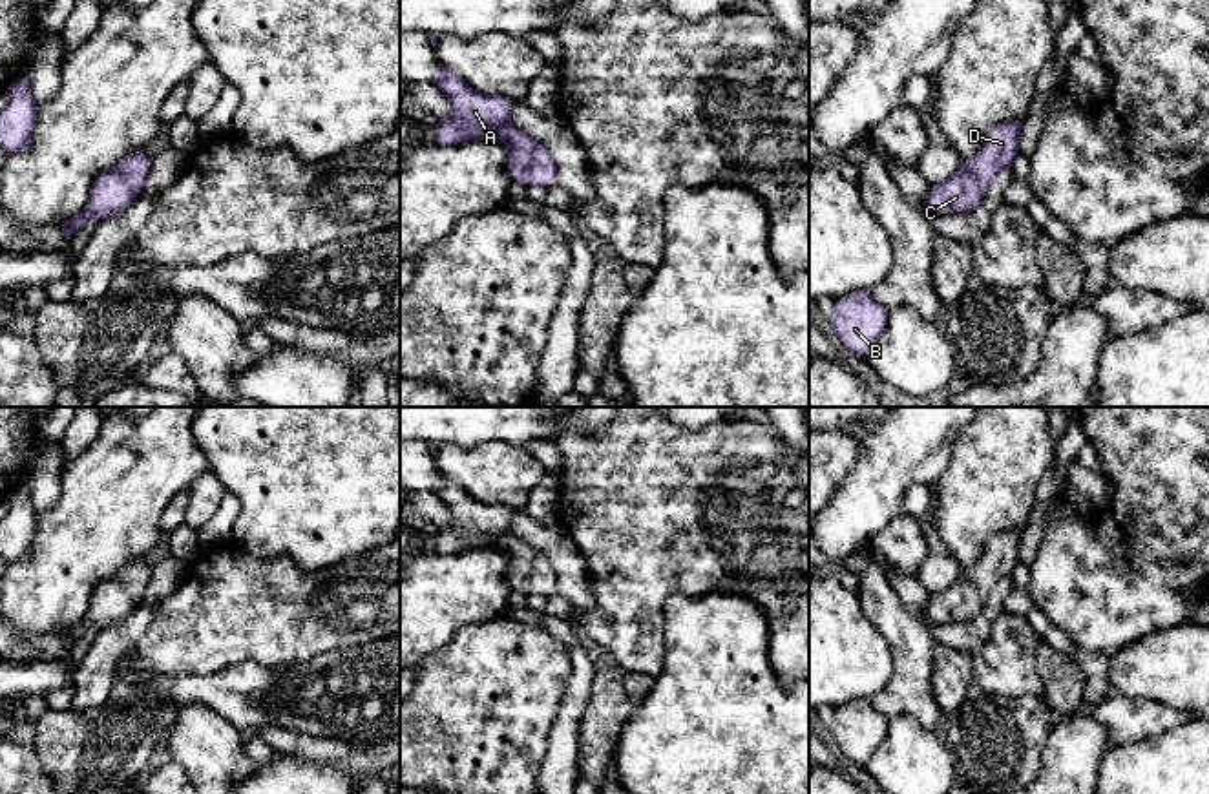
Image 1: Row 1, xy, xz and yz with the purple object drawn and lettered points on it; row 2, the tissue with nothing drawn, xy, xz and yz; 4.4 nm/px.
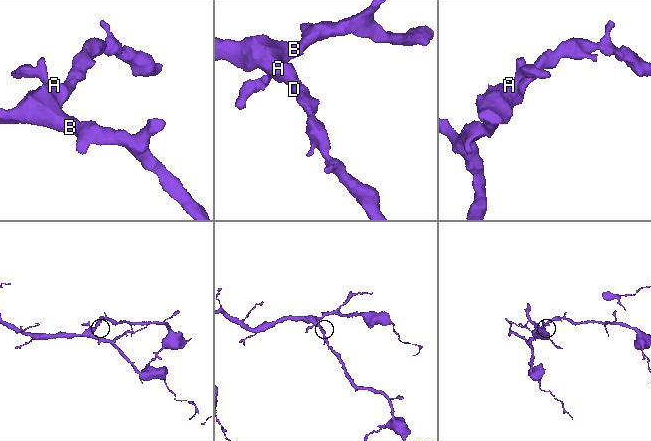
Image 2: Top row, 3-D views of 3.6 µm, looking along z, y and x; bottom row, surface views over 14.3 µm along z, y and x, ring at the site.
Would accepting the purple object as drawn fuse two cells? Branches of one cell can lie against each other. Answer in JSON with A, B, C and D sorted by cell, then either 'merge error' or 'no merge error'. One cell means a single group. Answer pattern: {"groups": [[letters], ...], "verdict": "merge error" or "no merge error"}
{"groups": [["A", "B", "C", "D"]], "verdict": "no merge error"}

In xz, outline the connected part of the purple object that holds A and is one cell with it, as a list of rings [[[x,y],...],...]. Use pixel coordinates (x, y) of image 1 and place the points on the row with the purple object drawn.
[[[438,64],[435,86],[451,100],[453,113],[440,117],[433,142],[453,146],[466,141],[499,139],[510,146],[506,172],[526,188],[557,183],[552,153],[510,124],[513,102],[504,95],[482,95],[460,75]]]

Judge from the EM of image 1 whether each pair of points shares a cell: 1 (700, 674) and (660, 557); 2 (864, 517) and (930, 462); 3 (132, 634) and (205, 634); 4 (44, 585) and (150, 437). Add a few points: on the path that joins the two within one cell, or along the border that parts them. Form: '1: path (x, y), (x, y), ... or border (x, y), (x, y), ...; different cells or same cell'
1: border (716, 592), (672, 592), (665, 601), (662, 634); different cells
2: path (877, 501), (914, 464); same cell
3: border (154, 608), (148, 628), (119, 659), (117, 670); different cells
4: path (77, 548), (108, 513), (114, 493), (132, 473); same cell

